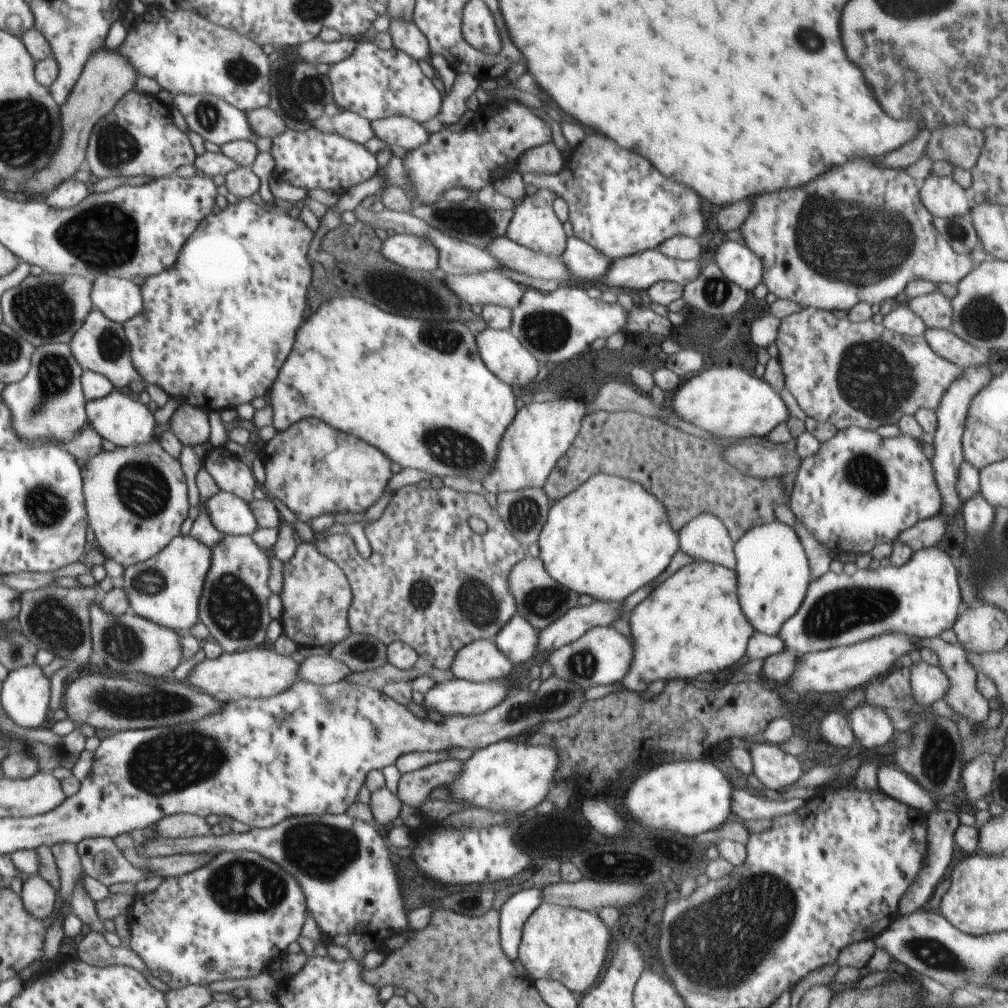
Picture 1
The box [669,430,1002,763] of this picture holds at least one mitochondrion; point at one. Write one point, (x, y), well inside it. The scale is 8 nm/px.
(843, 609)

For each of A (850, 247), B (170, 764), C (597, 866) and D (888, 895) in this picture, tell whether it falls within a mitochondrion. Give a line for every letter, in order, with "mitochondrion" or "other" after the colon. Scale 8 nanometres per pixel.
A: mitochondrion
B: mitochondrion
C: other
D: other

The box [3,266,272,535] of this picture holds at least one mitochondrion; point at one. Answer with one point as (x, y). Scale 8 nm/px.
(46, 309)

